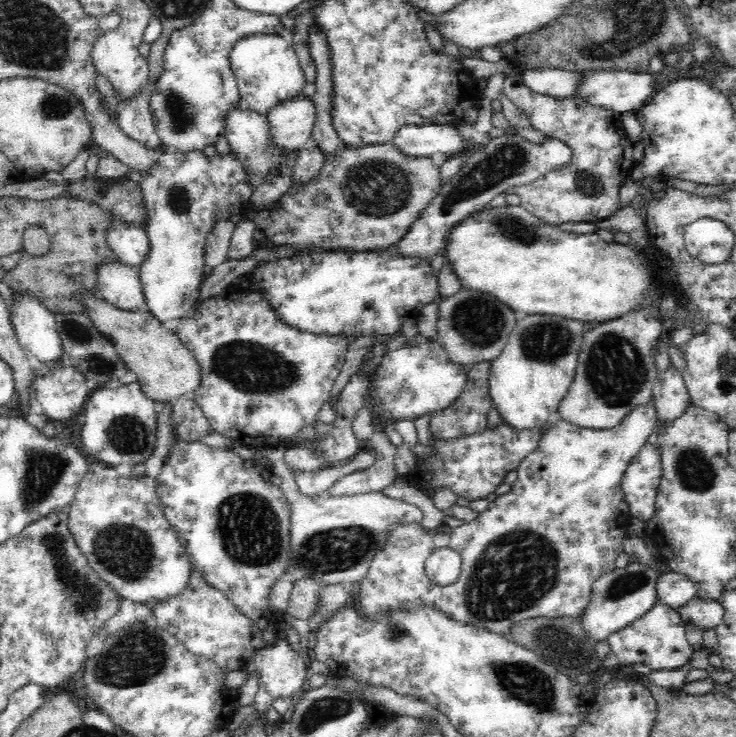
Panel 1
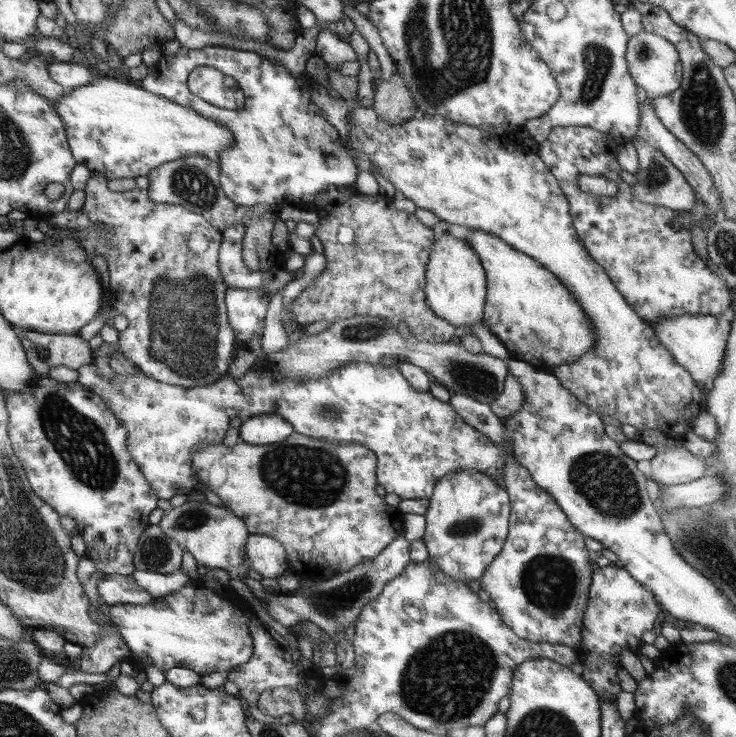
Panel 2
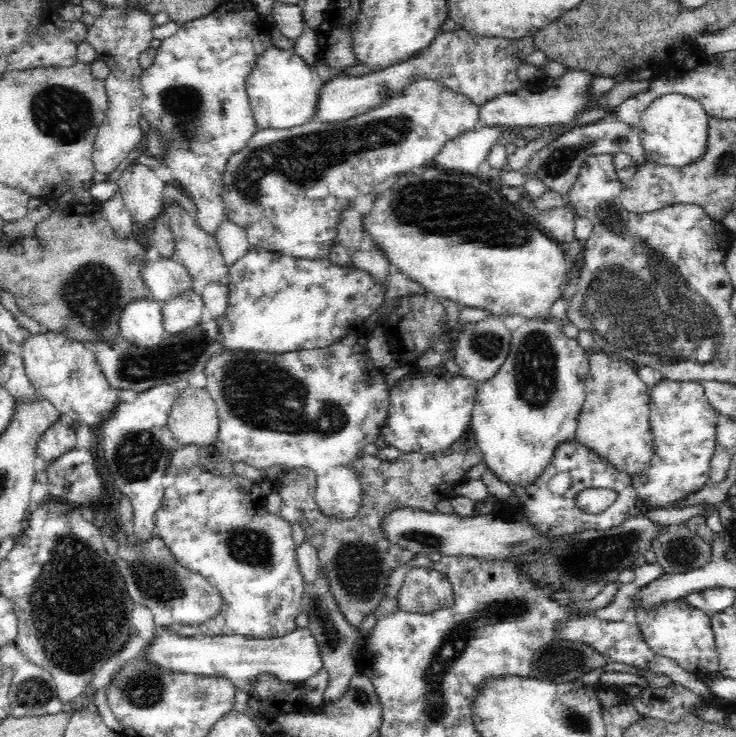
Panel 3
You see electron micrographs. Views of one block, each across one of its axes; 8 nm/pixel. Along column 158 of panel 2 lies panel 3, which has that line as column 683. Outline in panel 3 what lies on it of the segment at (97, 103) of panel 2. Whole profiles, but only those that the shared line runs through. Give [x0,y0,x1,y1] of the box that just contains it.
[636,94,710,169]

